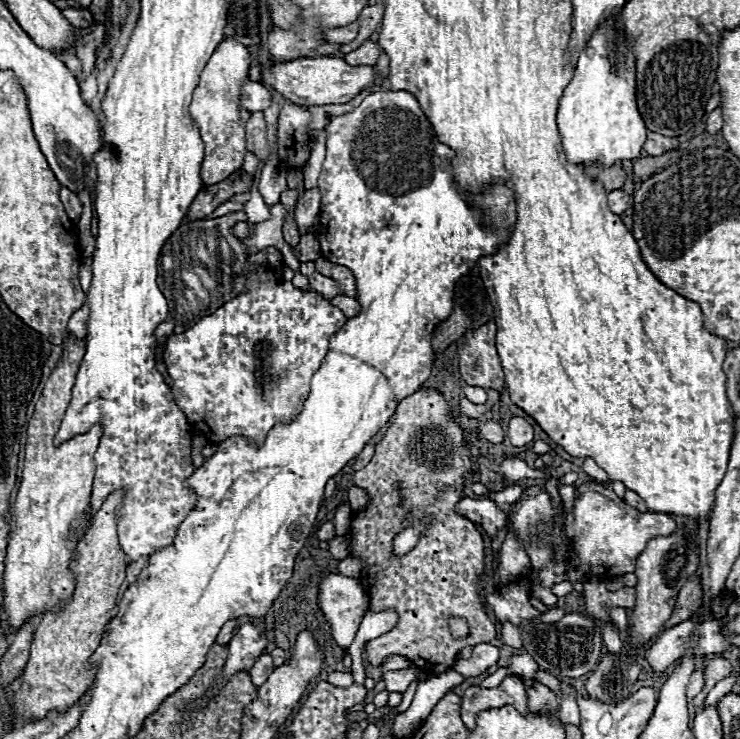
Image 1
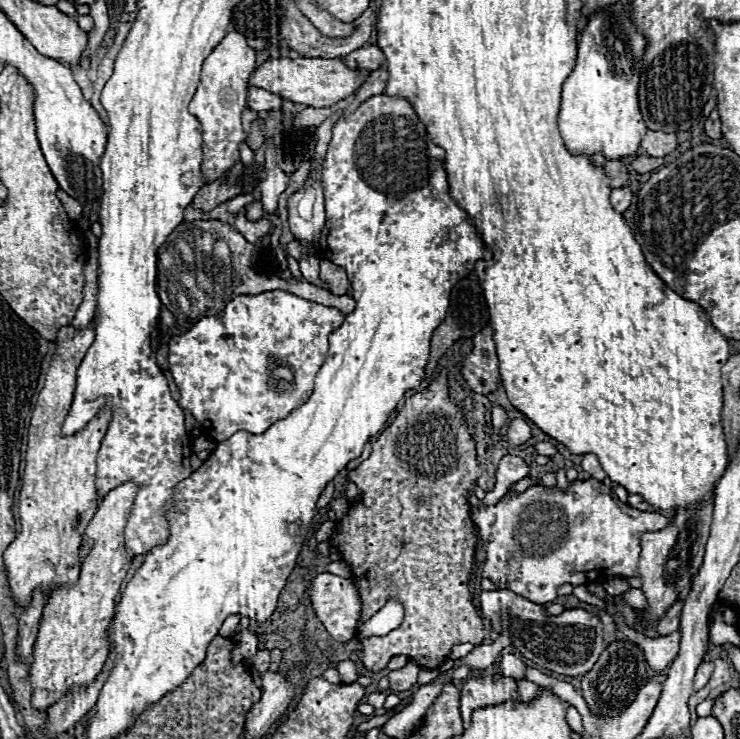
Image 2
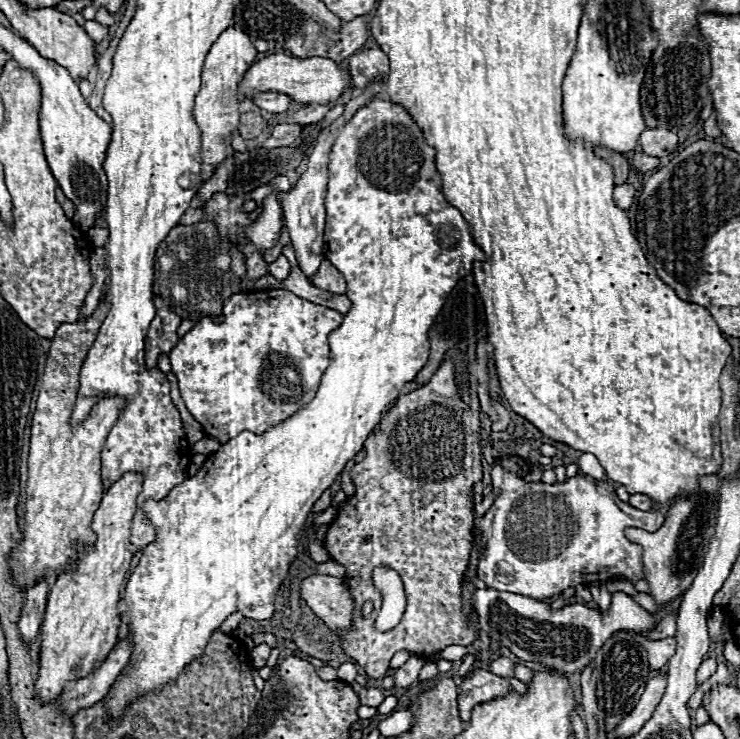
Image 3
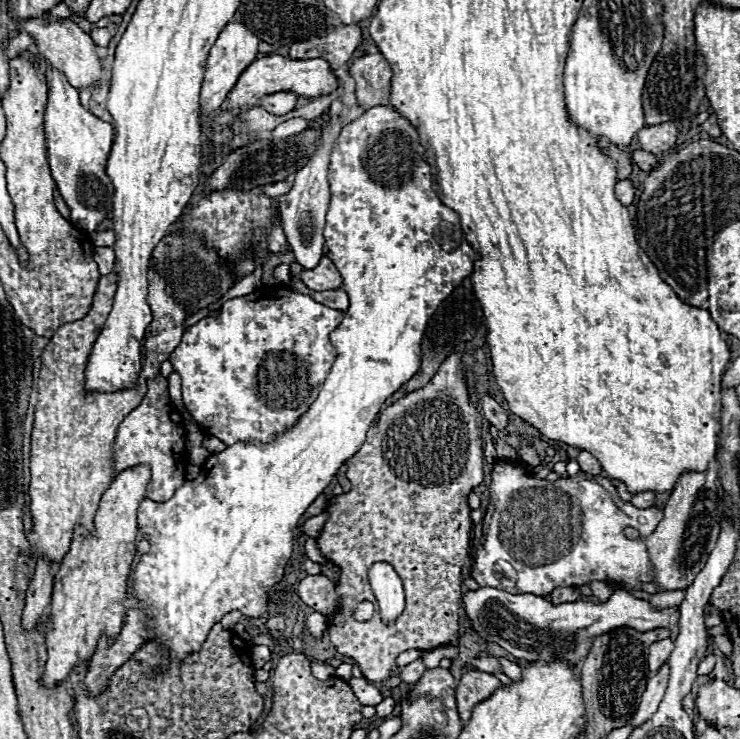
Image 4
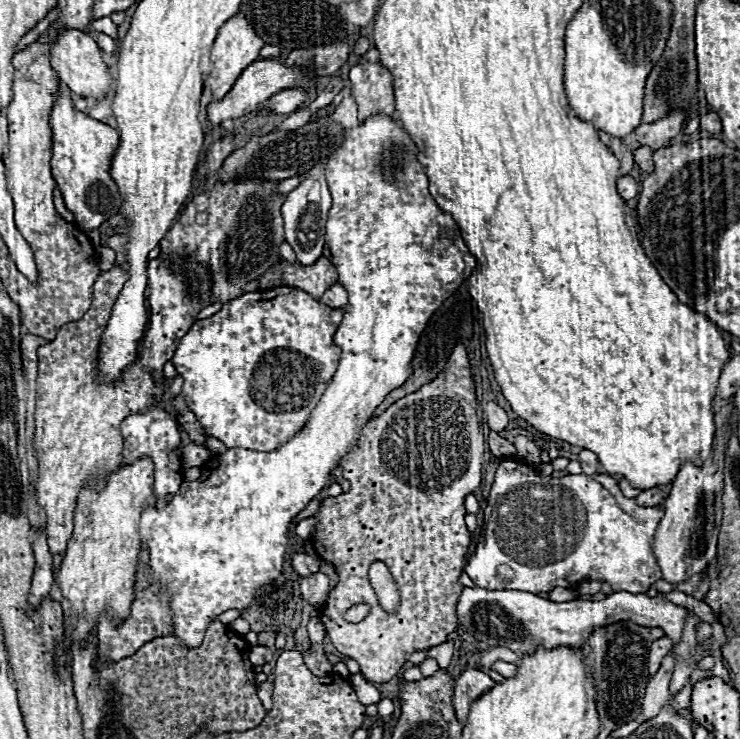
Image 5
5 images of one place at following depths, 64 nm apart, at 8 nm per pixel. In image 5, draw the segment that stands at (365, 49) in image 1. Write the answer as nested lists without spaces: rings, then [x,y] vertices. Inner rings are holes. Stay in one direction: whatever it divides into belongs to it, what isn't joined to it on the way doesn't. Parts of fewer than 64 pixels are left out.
[[[372,62],[358,64],[350,70],[352,96],[358,104],[358,120],[368,120],[376,114],[386,114],[392,120],[398,120],[398,112],[394,108],[394,90],[392,90],[392,74]]]

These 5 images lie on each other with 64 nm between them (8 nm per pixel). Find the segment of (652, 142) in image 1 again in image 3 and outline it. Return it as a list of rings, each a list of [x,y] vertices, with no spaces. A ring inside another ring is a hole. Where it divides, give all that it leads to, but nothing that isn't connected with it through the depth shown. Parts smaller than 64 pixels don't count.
[[[650,128],[640,134],[638,142],[640,142],[644,154],[662,158],[662,156],[668,156],[676,150],[678,136],[676,136],[676,132],[672,132],[668,128]]]

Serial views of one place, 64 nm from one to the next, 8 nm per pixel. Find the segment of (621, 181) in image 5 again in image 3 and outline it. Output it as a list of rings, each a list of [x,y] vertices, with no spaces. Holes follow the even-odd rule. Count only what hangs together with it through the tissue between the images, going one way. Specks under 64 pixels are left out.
[[[618,184],[614,188],[614,202],[620,206],[620,208],[628,208],[634,200],[634,188],[630,184]]]

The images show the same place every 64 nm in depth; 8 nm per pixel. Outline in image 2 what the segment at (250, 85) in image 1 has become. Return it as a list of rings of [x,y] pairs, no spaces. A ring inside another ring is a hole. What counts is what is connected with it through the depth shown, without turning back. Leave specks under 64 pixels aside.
[[[248,88],[248,108],[254,112],[276,112],[282,110],[282,104],[286,102],[282,96],[272,94],[262,88]]]

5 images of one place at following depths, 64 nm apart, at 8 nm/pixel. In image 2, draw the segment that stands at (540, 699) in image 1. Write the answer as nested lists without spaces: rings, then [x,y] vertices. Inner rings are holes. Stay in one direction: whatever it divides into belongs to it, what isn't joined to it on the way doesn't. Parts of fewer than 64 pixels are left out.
[[[518,680],[516,682],[518,684],[518,692],[520,692],[520,698],[524,700],[524,702],[530,702],[536,694],[538,694],[538,686],[534,684],[534,682],[528,682],[528,680]]]

